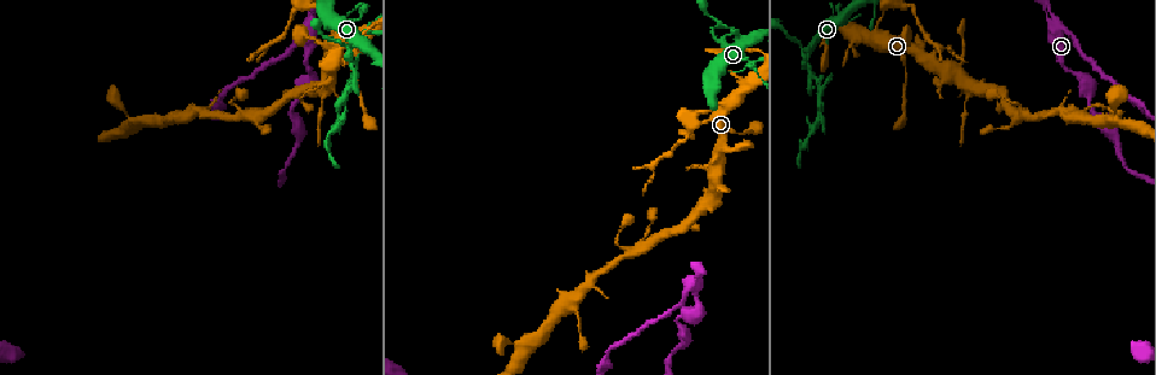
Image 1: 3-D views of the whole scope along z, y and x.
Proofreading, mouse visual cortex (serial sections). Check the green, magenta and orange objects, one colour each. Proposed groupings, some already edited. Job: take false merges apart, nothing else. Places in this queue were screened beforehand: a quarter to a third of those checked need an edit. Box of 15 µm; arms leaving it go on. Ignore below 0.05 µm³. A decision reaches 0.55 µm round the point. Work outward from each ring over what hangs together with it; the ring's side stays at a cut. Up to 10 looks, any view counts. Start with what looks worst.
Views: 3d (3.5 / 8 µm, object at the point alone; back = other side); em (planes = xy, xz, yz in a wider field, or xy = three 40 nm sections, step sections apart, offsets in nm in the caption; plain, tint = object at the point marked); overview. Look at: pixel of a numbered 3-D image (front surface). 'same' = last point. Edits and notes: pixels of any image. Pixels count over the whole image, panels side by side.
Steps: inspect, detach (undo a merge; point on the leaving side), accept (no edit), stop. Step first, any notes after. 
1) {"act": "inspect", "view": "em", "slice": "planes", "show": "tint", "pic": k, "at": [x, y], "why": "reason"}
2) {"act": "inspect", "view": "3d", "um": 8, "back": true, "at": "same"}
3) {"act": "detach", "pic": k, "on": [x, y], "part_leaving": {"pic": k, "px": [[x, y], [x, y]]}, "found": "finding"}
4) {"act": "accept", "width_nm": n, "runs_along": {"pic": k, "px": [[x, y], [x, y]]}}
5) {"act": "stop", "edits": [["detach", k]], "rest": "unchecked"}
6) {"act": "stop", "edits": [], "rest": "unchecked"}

{"act": "inspect", "view": "3d", "um": 3.5, "pic": 1, "at": [350, 70], "why": "a narrow waist"}

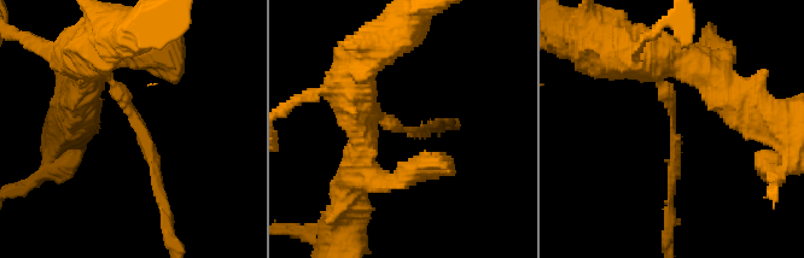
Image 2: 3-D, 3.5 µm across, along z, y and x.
{"act": "accept", "runs_along": {"pic": 2, "px": [[83, 57], [124, 98], [162, 198]]}, "found": "continuous, no second cell"}

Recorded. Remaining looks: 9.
{"act": "inspect", "view": "3d", "um": 8, "pic": 1, "at": [721, 103], "why": "calibre changes"}

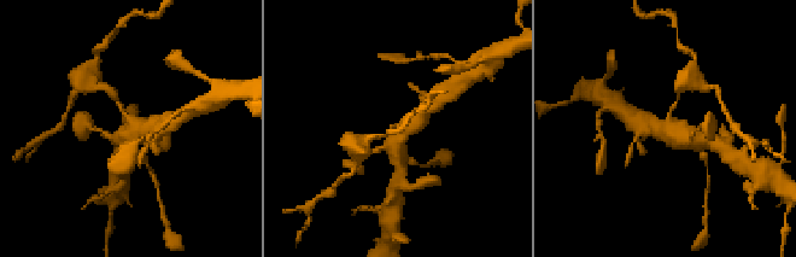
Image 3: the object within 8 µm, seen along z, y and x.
{"act": "inspect", "view": "em", "slice": "xy", "step": 3, "show": "tint", "pic": 3, "at": [668, 119], "why": "shape alone is not enough"}

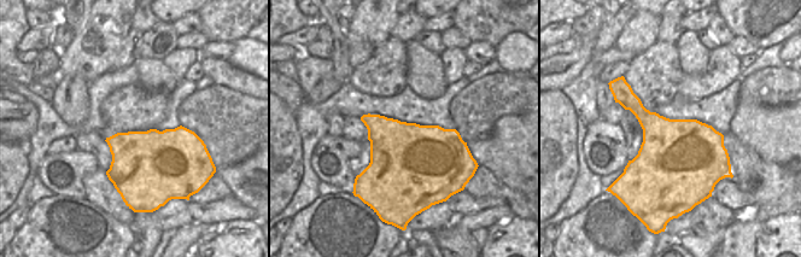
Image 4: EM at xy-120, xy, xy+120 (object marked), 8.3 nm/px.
{"act": "detach", "pic": 3, "on": [113, 94], "arms": 3, "arm_widths_nm": [150, 450, 600], "part_leaving": {"pic": 3, "px": [[126, 114], [107, 89], [89, 85]]}, "found": "a second cell is stuck on"}

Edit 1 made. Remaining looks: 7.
{"act": "inspect", "view": "overview"}

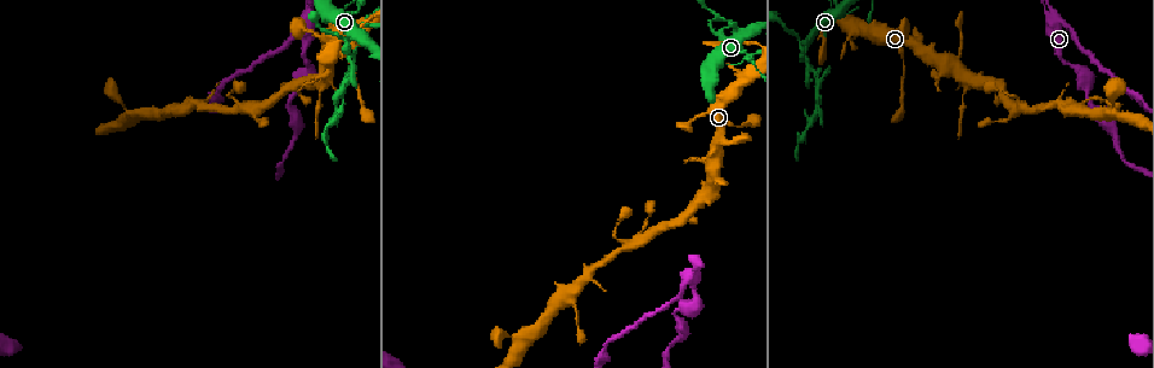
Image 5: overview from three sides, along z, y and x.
{"act": "inspect", "view": "3d", "um": 3.5, "pic": 5, "at": [1015, 94], "why": "abrupt turn"}

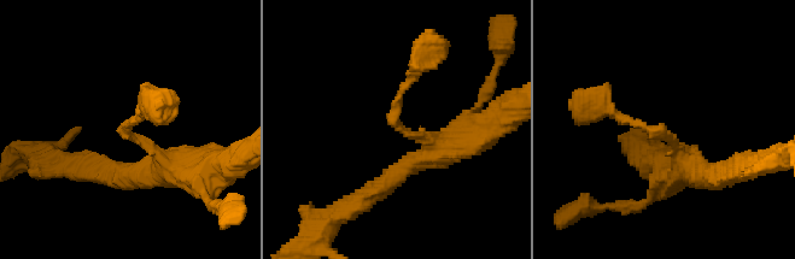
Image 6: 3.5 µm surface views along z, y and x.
{"act": "inspect", "view": "em", "slice": "xy", "step": 2, "show": "tint", "pic": 6, "at": [395, 122], "arm_widths_nm": [150, 400], "why": "shape alone is not enough"}

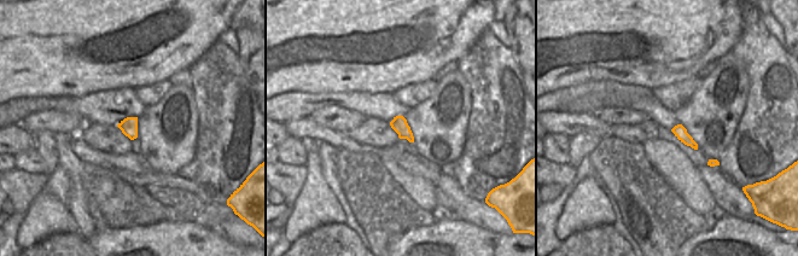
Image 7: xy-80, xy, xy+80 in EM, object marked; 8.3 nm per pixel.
{"act": "inspect", "view": "em", "slice": "xy", "step": 1, "show": "tint", "at": "same", "why": "cut it another way"}

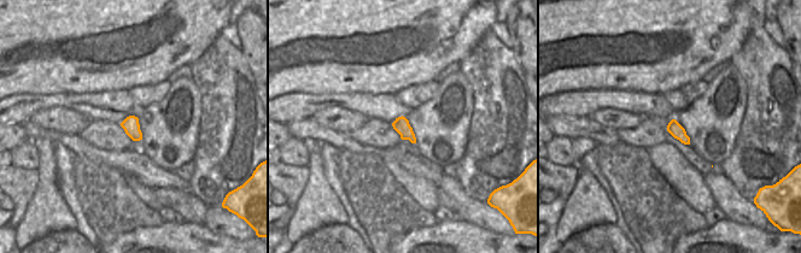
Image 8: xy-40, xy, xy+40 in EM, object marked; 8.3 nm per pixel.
{"act": "accept", "runs_along": {"pic": 6, "px": [[684, 168], [662, 131], [597, 105]]}, "found": "one cell here"}

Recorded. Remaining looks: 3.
{"act": "inspect", "view": "3d", "um": 8, "back": true, "pic": 5, "at": [309, 10], "why": "abrupt turn"}

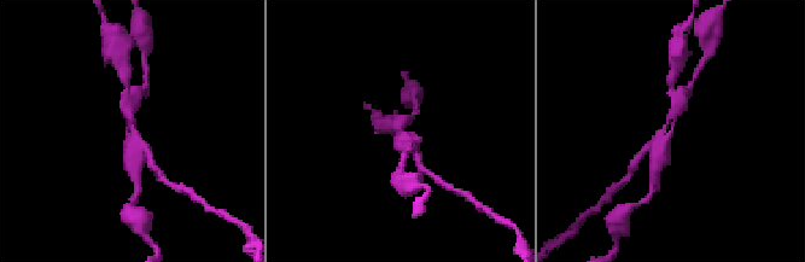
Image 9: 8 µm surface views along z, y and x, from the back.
{"act": "inspect", "view": "em", "slice": "xy", "step": 5, "show": "tint", "pic": 9, "at": [135, 131], "why": "need the tissue"}

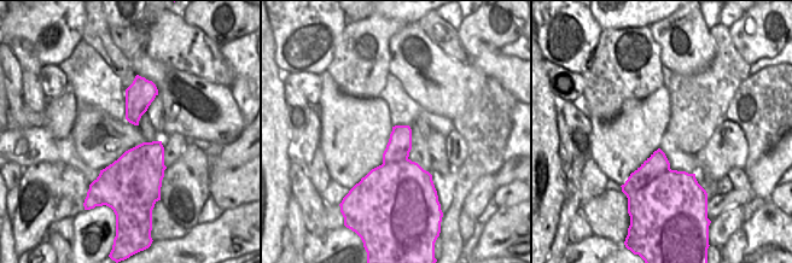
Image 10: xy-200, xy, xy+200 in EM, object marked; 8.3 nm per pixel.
{"act": "detach", "pic": 9, "on": [634, 166], "arm_widths_nm": [300, 600], "part_leaving": {"pic": 9, "px": [[648, 146], [622, 182]]}, "found": "two cells meet here"}

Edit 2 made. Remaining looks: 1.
{"act": "stop", "edits": [["detach", 3], ["detach", 9]], "rest": "unchecked"}

